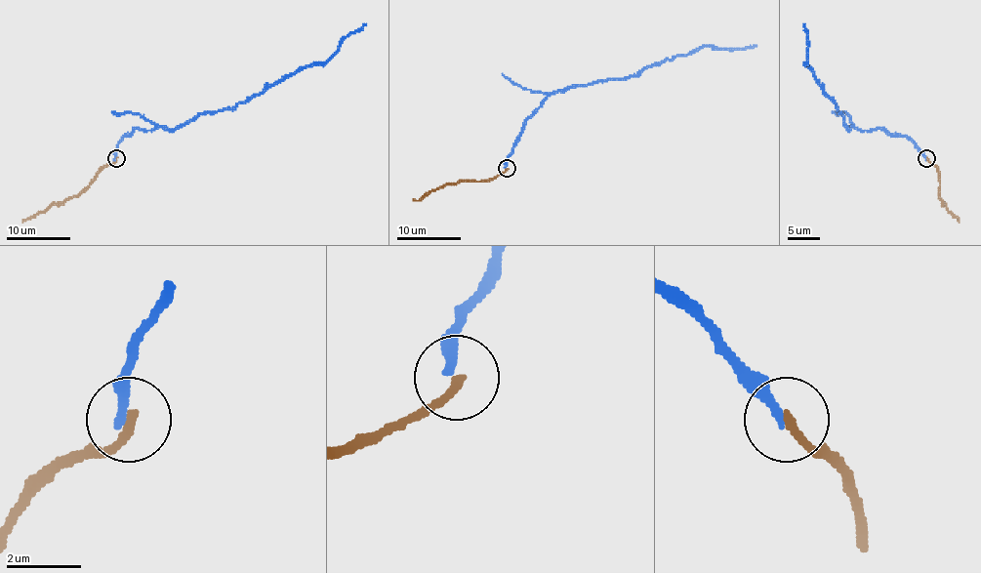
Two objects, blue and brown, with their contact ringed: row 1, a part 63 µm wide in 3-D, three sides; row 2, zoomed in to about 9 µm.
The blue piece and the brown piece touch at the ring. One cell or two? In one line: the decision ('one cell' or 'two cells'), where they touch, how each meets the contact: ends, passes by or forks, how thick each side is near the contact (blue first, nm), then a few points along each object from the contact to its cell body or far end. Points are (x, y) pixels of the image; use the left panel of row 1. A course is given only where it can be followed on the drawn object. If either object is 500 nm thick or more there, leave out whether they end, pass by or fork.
one cell; at (116, 158); blue ends there; brown ends there; 280 nm thick on the blue side, 240 nm on the other; blue runs (114, 159), (114, 149), (134, 129), (169, 129), (200, 114), (232, 109), (306, 66), (323, 63), (366, 23); brown runs (116, 159), (76, 195), (53, 203), (22, 223)

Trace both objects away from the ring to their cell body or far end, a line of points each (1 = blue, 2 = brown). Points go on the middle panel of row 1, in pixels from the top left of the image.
1: (505, 167), (524, 121), (548, 96), (591, 83), (623, 80), (650, 65), (686, 56), (696, 50), (756, 46)
2: (507, 169), (491, 180), (443, 184), (413, 200)

